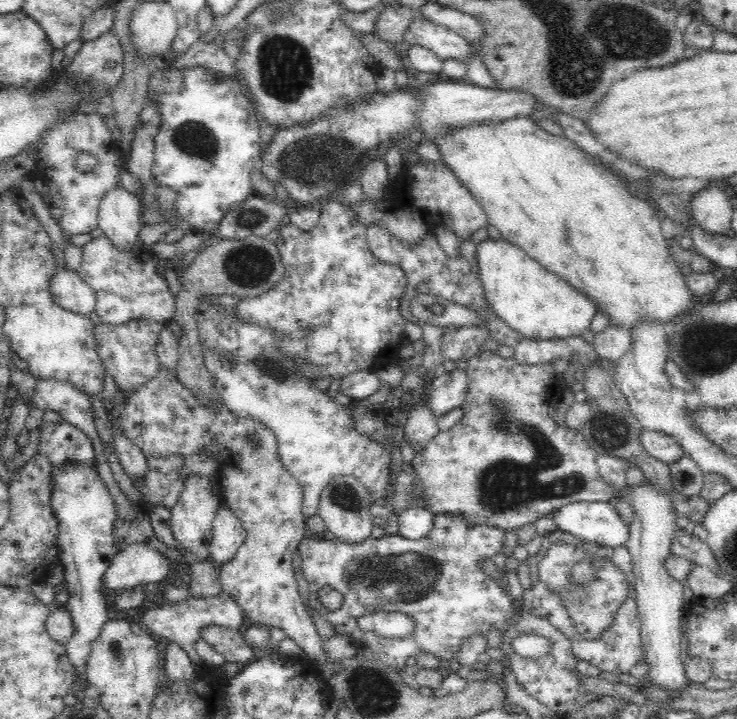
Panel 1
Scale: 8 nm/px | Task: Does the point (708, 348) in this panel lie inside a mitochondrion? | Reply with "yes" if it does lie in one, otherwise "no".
yes

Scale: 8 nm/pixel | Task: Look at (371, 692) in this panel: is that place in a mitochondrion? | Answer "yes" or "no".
yes

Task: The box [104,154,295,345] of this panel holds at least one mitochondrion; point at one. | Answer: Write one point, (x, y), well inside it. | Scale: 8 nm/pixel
(249, 265)

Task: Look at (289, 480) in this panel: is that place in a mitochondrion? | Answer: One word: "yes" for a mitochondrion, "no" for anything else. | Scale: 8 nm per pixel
no

